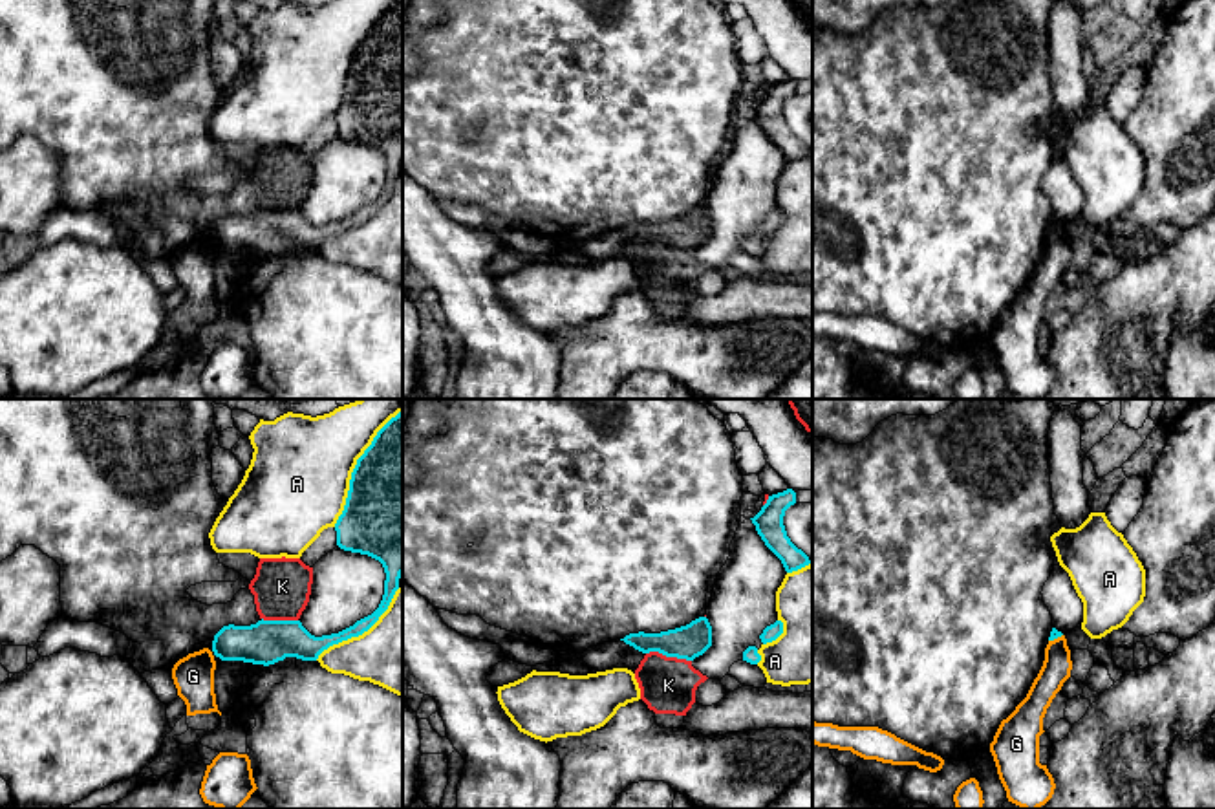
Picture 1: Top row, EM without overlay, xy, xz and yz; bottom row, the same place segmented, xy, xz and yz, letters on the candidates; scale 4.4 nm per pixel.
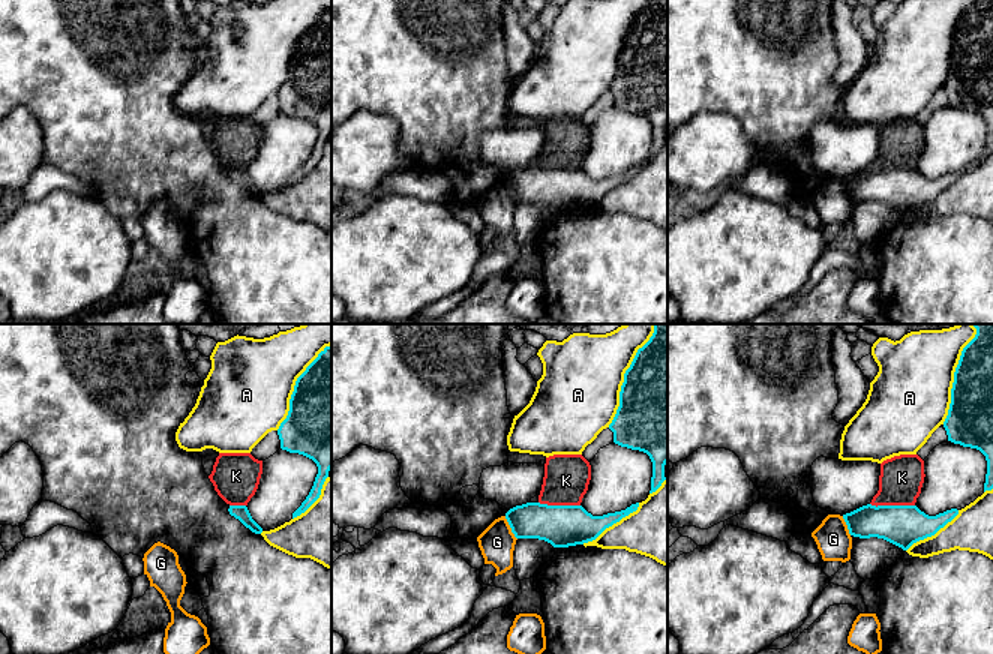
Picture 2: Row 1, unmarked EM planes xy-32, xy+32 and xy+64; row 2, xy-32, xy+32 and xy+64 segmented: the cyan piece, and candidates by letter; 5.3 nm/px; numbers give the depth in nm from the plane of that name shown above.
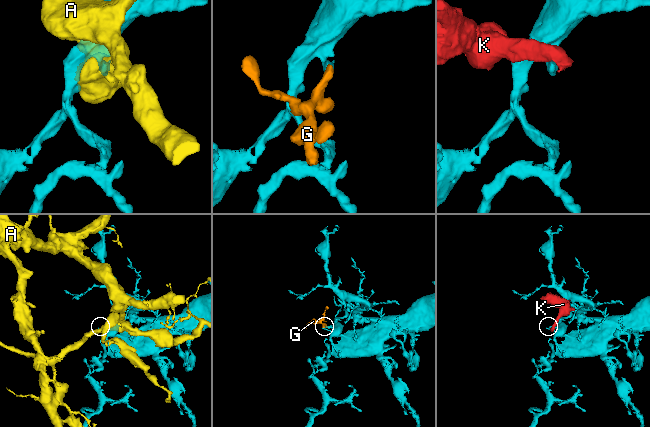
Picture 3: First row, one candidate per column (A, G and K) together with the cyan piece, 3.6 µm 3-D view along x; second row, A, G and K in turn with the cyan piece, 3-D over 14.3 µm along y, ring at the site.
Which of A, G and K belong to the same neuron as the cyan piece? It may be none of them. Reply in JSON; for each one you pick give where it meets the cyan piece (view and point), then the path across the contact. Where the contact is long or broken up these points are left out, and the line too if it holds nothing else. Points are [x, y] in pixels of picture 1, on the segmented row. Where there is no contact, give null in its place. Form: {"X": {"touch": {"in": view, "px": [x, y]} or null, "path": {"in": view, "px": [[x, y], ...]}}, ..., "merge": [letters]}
{"merge": []}

